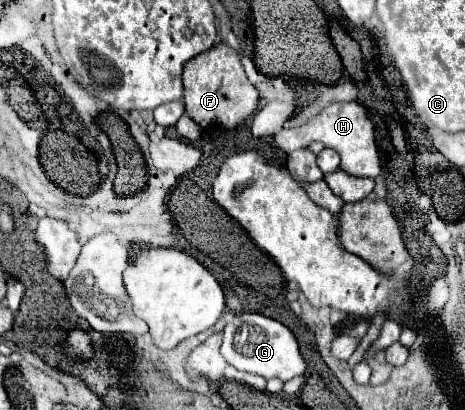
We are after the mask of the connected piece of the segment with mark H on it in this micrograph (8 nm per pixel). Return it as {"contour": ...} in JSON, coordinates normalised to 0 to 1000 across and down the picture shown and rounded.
{"contour":[[[716,249],[699,268],[690,268],[682,283],[673,283],[665,298],[656,298],[643,312],[604,317],[591,341],[596,351],[617,371],[617,361],[630,361],[630,337],[660,337],[695,346],[703,361],[716,361],[733,380],[733,415],[751,429],[772,434],[811,434],[819,429],[819,390],[806,356],[806,317],[798,293],[789,288],[789,273],[768,249]]]}

